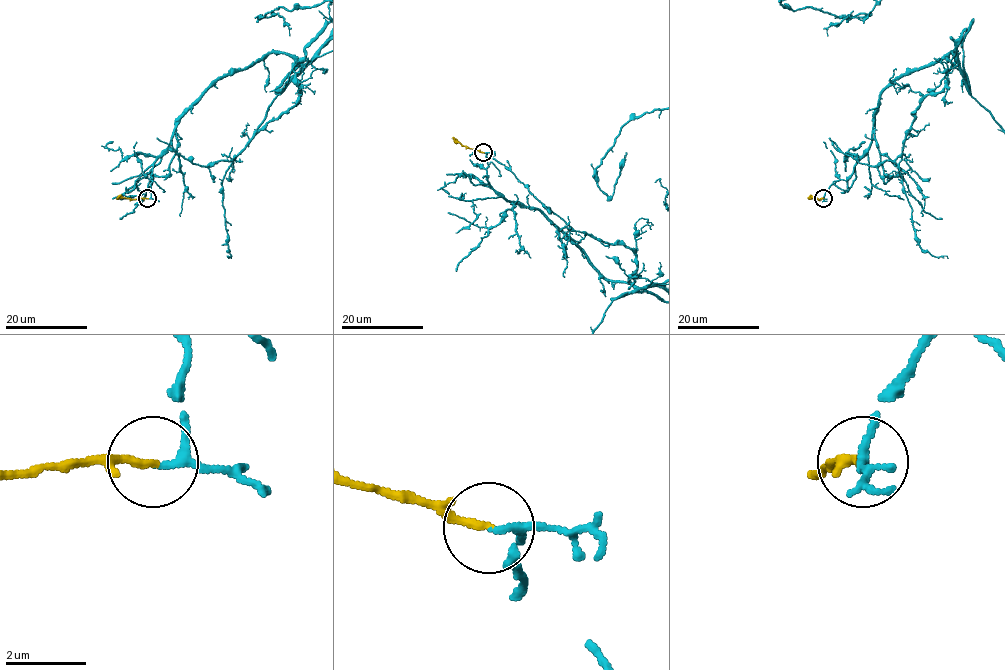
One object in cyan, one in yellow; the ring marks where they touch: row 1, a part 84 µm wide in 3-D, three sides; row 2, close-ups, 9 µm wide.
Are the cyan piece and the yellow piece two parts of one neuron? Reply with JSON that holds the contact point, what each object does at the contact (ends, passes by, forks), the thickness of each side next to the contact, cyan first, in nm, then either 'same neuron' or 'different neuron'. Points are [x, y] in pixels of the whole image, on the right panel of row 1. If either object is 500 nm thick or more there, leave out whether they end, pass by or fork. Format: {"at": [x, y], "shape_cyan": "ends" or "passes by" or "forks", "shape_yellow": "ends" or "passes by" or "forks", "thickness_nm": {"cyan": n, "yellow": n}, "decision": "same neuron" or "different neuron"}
{"at": [823, 198], "shape_cyan": "passes by", "shape_yellow": "ends", "thickness_nm": {"cyan": 140, "yellow": 180}, "decision": "same neuron"}

